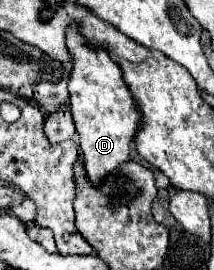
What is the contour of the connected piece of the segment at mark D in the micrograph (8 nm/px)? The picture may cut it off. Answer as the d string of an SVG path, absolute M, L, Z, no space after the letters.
M73 24L67 28L67 48L73 56L73 70L69 78L69 108L79 134L79 146L85 156L85 170L93 186L101 186L105 176L115 172L129 160L131 142L141 130L141 112L135 106L135 98L129 92L121 68L111 62L105 50L95 50L85 42Z

